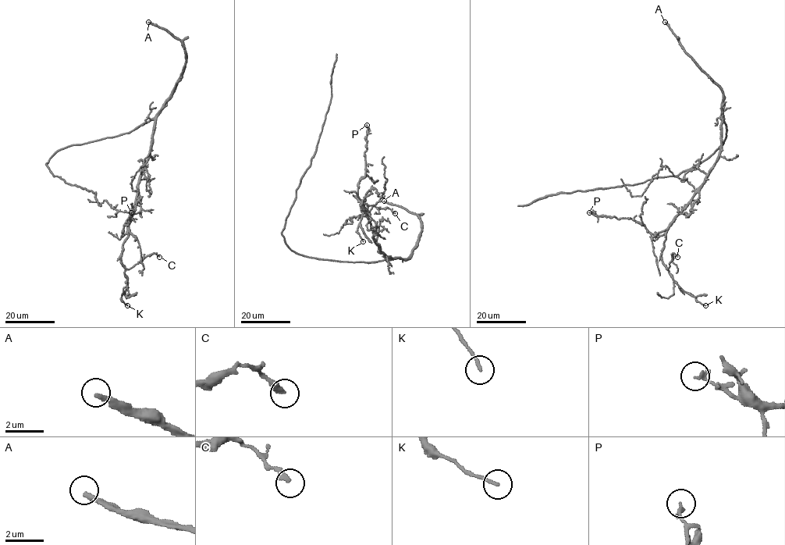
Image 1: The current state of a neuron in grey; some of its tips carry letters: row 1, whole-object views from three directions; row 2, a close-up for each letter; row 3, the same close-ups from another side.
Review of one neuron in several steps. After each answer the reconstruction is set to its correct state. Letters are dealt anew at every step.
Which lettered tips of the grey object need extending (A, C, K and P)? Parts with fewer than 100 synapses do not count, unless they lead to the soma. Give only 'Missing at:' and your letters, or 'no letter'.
Missing at: A

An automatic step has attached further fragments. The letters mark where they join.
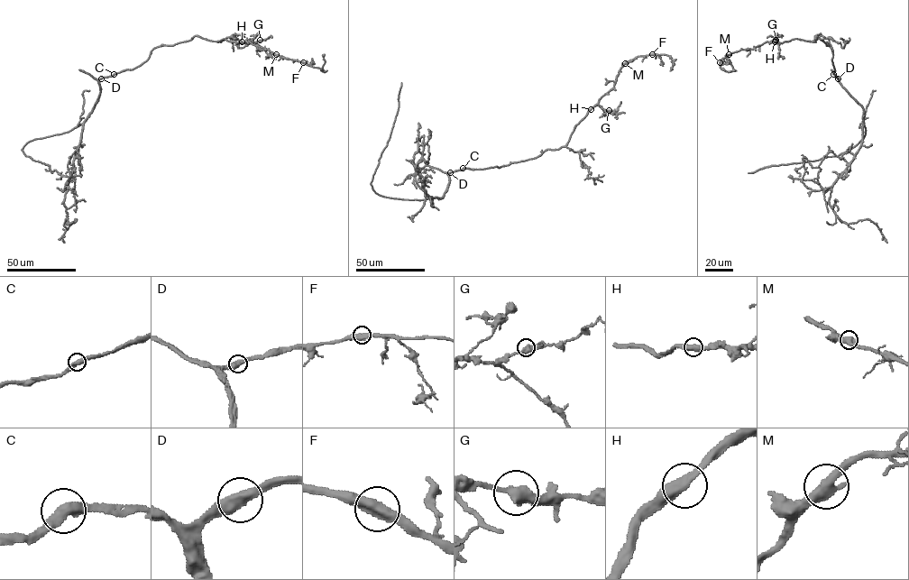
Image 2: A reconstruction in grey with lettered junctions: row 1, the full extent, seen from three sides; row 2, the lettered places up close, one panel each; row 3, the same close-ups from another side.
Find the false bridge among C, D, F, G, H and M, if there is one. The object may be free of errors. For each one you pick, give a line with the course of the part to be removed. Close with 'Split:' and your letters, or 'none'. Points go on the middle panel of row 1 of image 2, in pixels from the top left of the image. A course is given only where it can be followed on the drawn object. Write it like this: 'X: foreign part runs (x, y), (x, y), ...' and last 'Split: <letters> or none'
Split: none

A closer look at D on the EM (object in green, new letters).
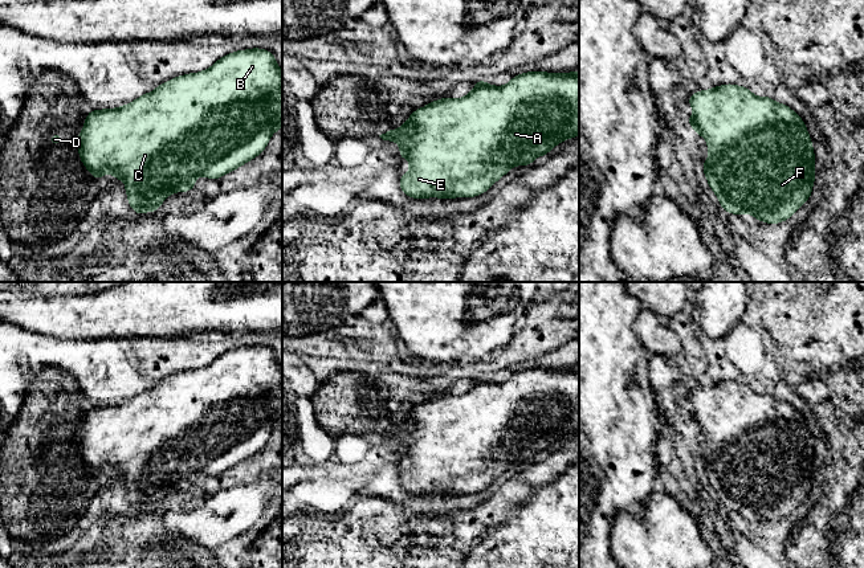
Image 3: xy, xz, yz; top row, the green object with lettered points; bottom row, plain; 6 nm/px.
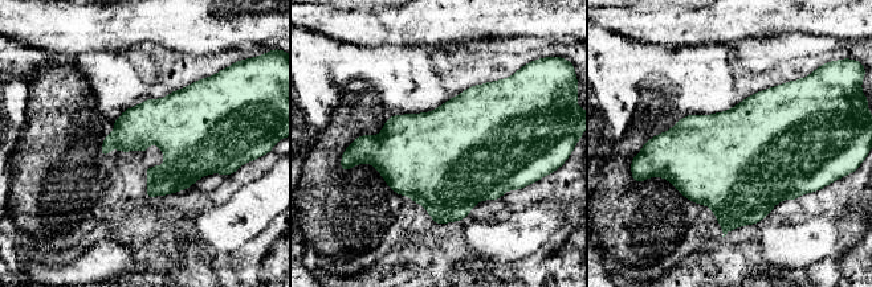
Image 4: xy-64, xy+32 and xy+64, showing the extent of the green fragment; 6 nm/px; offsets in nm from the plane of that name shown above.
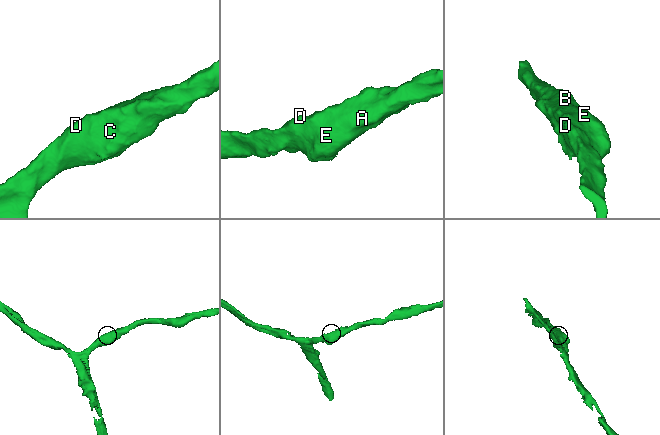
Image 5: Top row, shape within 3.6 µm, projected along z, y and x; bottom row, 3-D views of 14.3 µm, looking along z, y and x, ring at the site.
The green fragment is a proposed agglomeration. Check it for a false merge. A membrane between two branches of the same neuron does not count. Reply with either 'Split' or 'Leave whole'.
Leave whole

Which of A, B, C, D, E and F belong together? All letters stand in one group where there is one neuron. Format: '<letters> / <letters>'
A B C D E F

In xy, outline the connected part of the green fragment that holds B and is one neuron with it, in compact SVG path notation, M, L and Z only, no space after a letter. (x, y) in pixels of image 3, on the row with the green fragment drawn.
M252 48L246 50L237 50L225 54L217 60L211 68L184 75L175 77L155 87L154 91L146 93L135 101L115 109L90 110L83 128L77 136L77 148L82 164L87 168L94 179L99 179L106 173L113 173L117 181L125 181L129 205L136 214L146 212L156 212L162 203L175 192L187 192L195 189L195 180L199 176L205 176L217 180L221 176L237 169L249 160L258 156L269 143L270 136L282 127L282 70L276 64L274 54L265 49Z

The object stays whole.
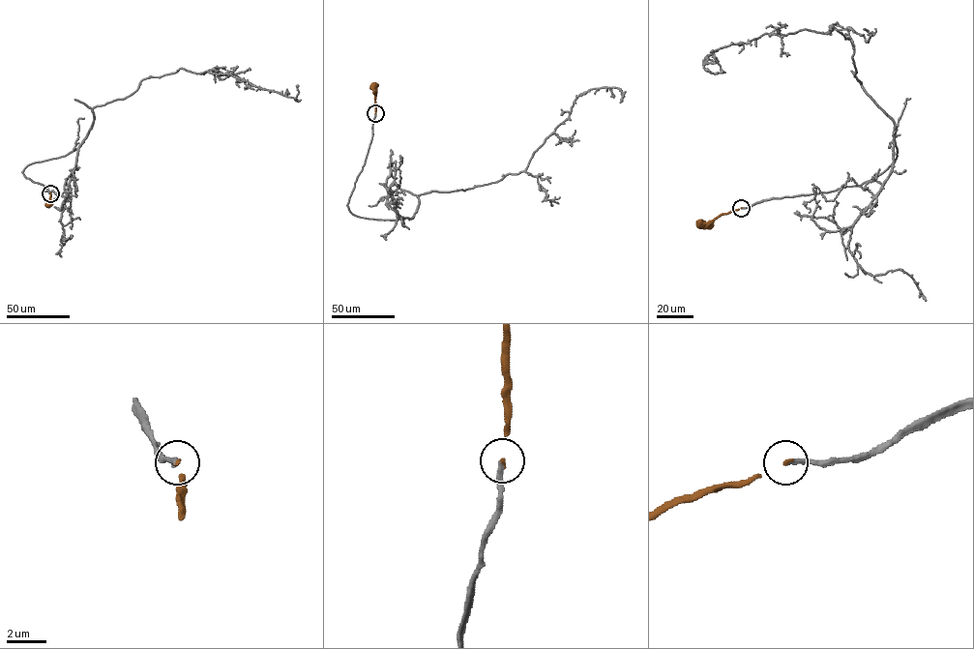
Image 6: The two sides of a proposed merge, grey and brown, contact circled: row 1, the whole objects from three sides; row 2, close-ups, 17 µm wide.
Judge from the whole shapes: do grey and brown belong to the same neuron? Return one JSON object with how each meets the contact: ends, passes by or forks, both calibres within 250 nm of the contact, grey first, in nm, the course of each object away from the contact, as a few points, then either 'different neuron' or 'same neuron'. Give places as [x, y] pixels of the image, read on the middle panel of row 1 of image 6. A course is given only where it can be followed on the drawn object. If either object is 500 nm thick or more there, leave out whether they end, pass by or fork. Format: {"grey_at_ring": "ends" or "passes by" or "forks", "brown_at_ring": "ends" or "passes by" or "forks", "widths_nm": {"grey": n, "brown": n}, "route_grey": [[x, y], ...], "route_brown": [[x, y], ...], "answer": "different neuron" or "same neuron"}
{"grey_at_ring": "ends", "brown_at_ring": "ends", "widths_nm": {"grey": 240, "brown": 120}, "route_grey": [[375, 113], [347, 206], [360, 217], [396, 220], [411, 218], [418, 195], [523, 171], [581, 94], [623, 93]], "route_brown": [[375, 113], [375, 90], [373, 86]], "answer": "same neuron"}

